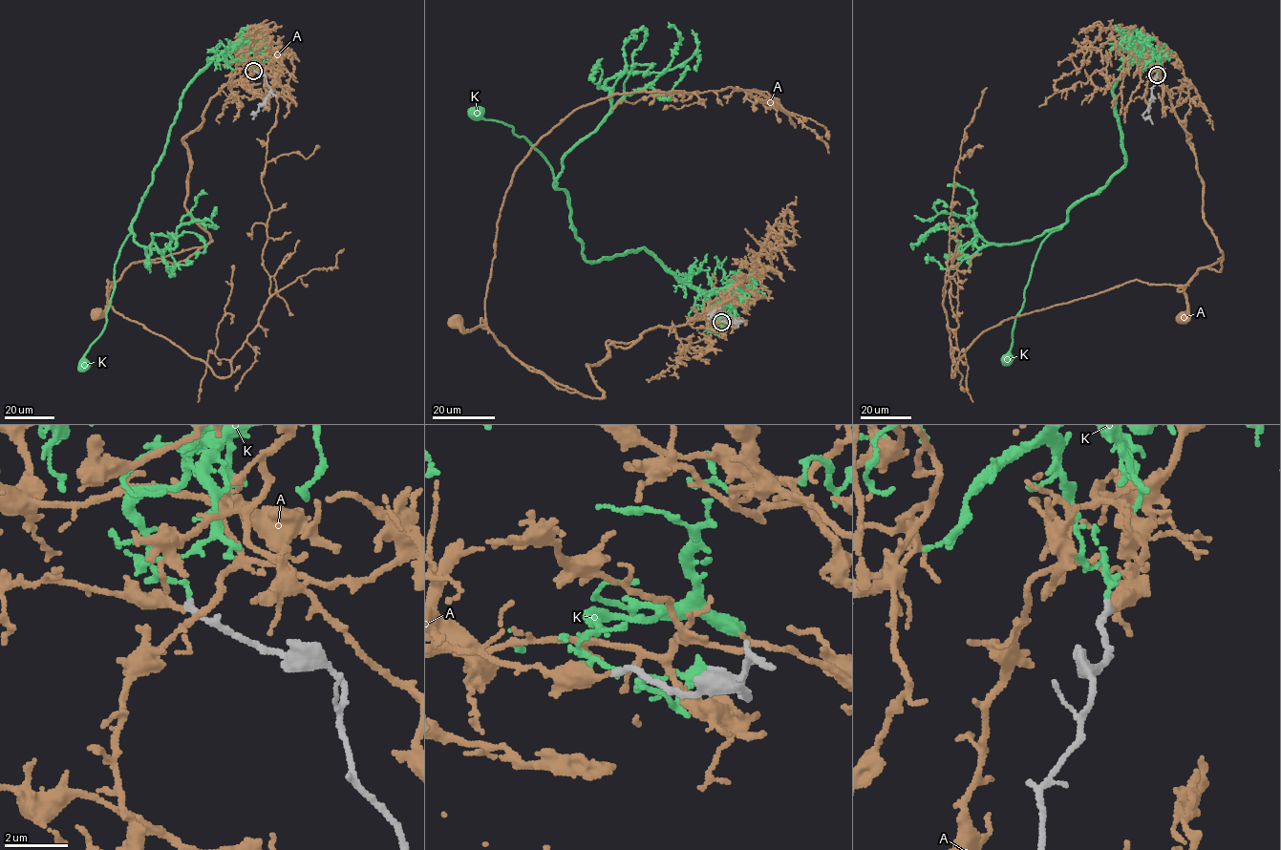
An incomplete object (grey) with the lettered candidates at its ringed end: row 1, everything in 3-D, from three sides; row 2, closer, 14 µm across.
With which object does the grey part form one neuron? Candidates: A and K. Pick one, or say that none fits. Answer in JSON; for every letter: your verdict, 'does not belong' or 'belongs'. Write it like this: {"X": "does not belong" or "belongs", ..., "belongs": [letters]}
{"A": "belongs", "K": "does not belong", "belongs": ["A"]}

